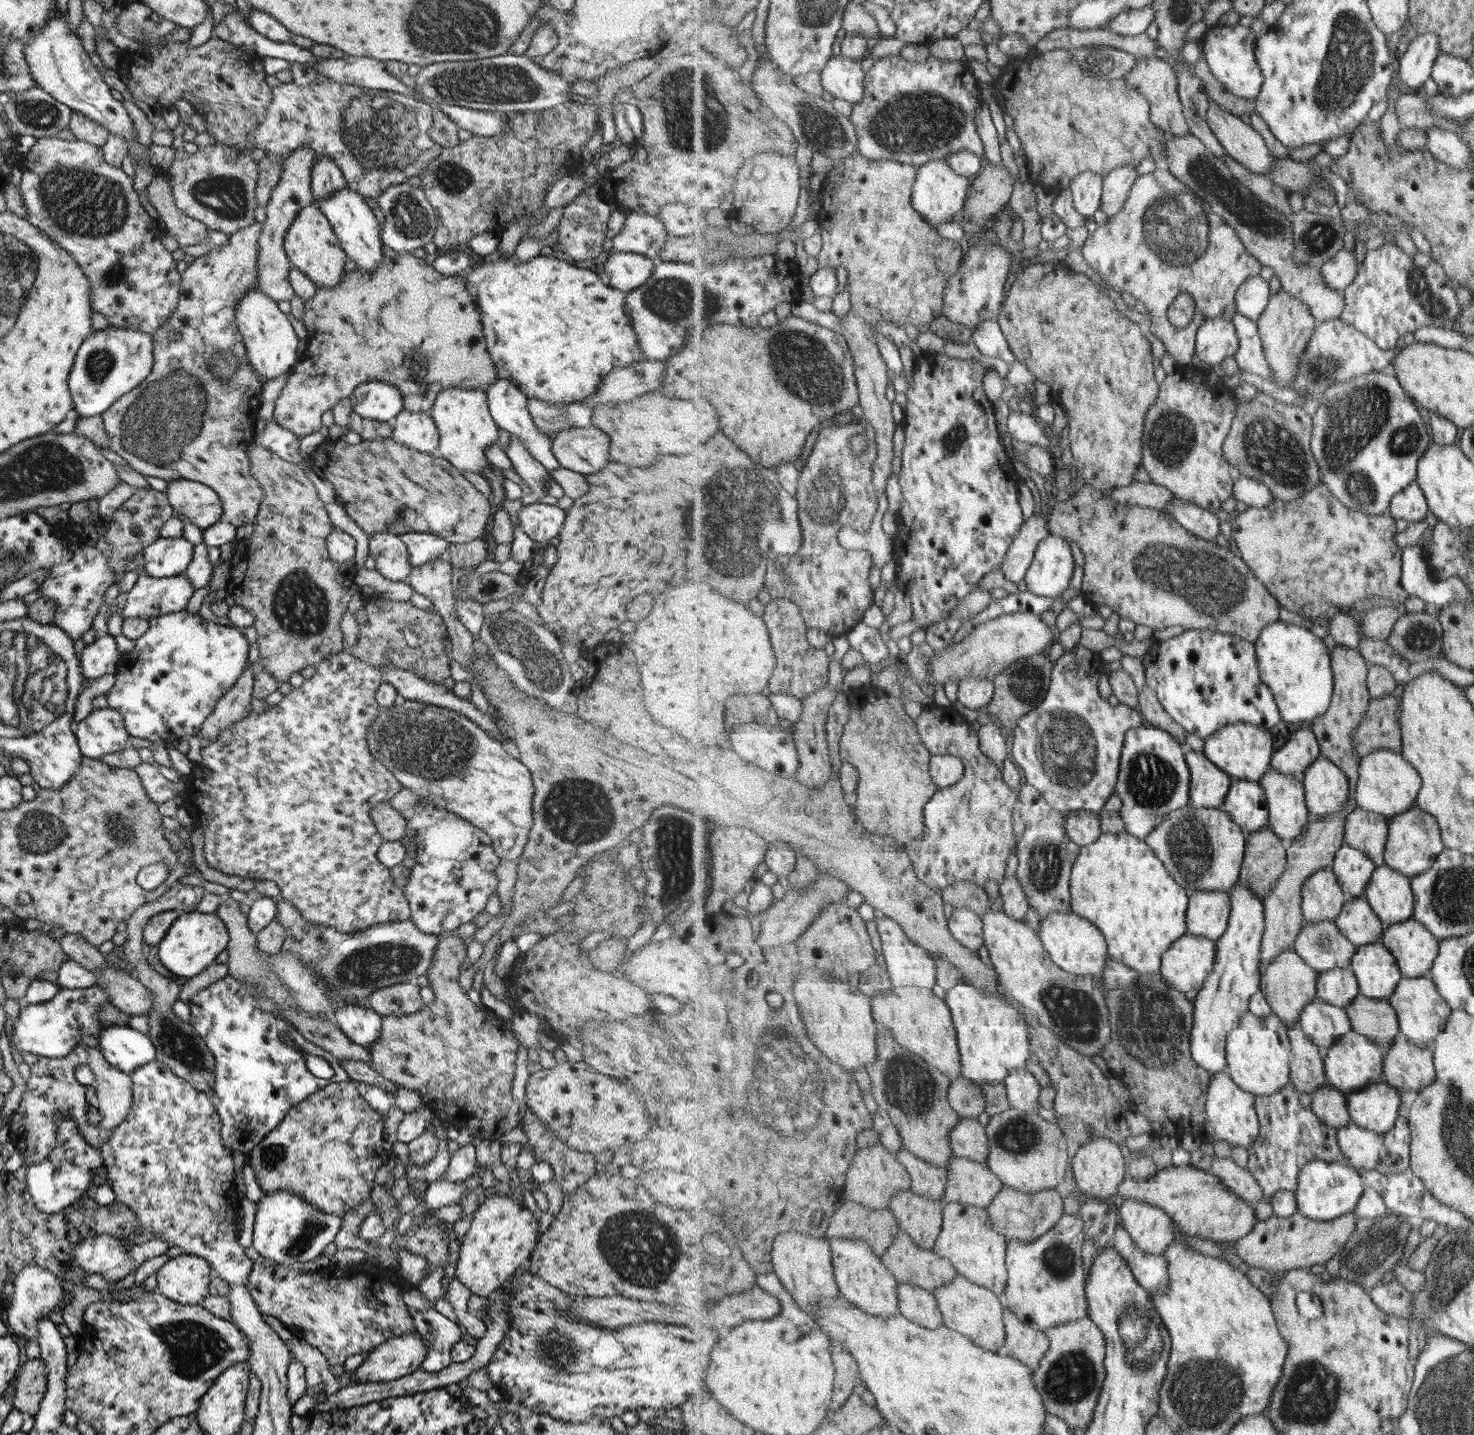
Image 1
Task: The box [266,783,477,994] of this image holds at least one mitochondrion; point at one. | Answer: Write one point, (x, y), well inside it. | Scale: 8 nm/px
(347, 855)

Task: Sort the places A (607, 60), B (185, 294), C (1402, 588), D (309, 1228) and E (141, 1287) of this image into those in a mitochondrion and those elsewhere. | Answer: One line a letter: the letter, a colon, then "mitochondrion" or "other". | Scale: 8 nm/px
A: other
B: other
C: other
D: mitochondrion
E: other

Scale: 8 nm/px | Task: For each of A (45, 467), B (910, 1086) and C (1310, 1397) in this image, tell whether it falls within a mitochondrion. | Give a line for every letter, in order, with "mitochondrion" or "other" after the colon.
A: mitochondrion
B: mitochondrion
C: mitochondrion

